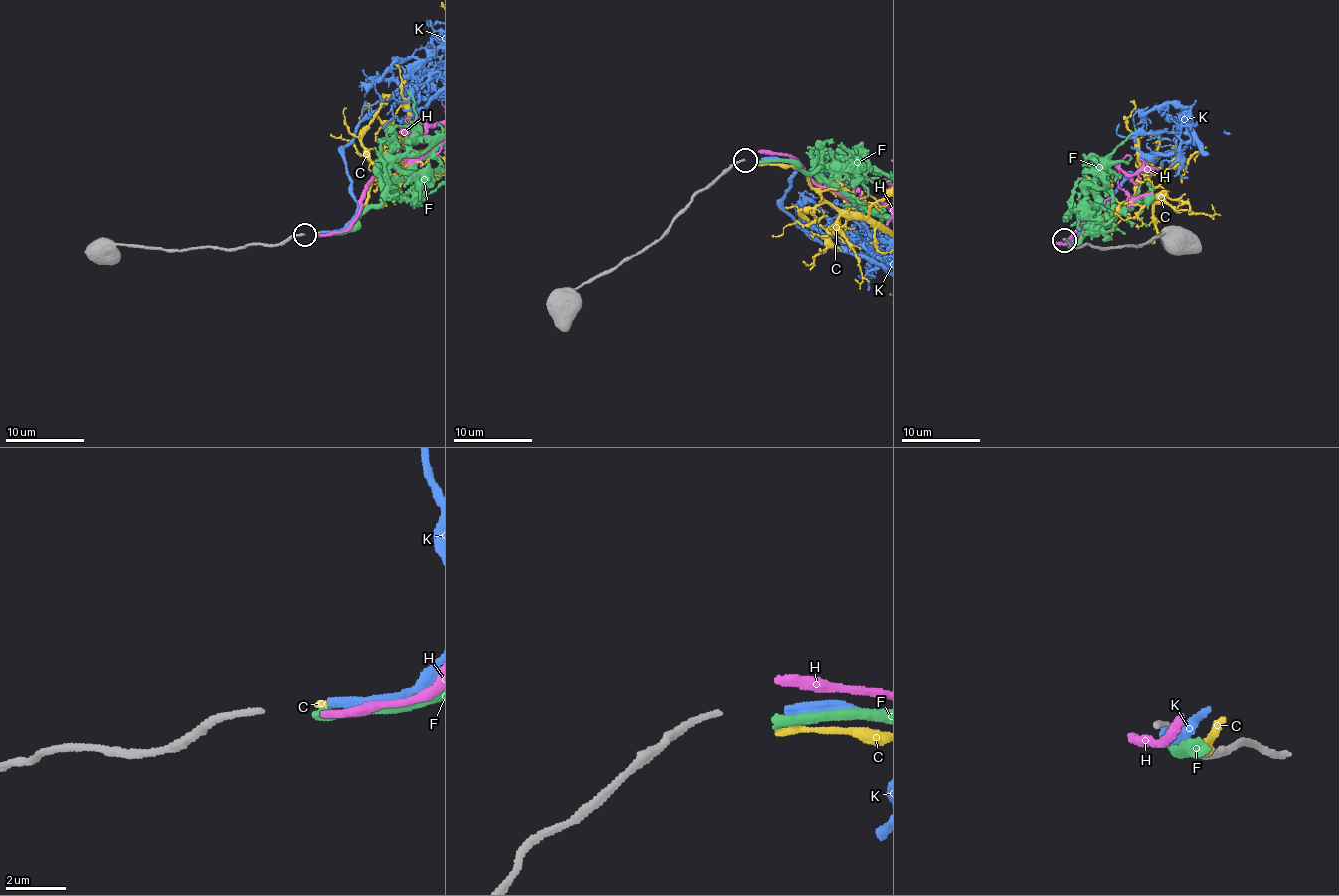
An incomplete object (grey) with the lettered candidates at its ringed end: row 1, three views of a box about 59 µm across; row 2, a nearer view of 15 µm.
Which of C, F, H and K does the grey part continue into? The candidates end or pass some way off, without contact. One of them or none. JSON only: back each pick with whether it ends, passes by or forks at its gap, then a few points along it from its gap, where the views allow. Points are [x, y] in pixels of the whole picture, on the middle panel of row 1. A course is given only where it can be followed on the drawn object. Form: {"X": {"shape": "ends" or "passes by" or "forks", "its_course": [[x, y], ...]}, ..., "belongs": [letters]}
{"belongs": []}

